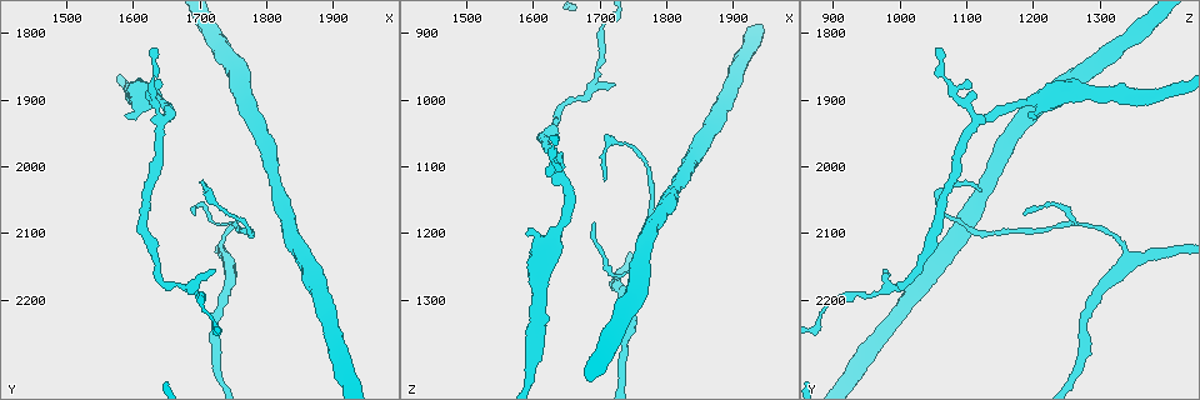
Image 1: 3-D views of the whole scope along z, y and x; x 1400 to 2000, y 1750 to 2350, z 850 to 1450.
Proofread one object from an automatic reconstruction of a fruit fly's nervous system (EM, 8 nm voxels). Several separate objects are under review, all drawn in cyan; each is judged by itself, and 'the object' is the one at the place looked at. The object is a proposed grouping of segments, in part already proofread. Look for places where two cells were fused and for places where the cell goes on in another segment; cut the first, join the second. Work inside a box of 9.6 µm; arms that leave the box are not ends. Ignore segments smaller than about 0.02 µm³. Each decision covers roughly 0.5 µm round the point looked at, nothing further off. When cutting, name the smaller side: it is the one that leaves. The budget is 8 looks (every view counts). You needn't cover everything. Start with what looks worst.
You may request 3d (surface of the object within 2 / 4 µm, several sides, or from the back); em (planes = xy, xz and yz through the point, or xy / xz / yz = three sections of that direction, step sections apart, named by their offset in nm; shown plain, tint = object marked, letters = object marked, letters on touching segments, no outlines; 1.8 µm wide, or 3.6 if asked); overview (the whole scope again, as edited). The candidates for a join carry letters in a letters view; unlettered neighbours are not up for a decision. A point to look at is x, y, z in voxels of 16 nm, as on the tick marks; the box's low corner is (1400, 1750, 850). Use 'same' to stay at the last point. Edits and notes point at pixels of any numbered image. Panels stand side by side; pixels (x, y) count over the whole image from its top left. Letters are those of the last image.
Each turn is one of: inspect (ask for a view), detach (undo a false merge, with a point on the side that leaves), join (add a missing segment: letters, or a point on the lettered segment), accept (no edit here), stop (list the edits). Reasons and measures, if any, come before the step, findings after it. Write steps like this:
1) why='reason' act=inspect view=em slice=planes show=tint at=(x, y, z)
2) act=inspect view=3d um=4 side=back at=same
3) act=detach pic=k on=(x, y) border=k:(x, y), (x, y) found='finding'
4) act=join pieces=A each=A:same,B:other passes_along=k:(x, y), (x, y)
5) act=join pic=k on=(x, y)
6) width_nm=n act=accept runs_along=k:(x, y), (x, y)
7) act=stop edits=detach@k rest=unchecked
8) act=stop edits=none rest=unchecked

why='thin end' act=inspect view=3d um=2 at=(1640, 1865, 1100)

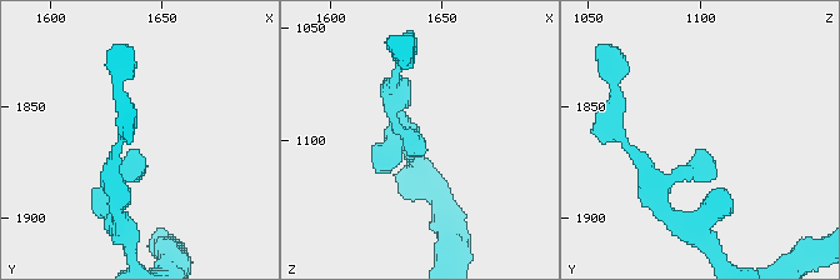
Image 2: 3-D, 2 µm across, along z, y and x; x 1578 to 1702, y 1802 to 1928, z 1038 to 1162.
act=inspect view=em slice=xy step=16 show=letters at=(1639, 1868, 1101)

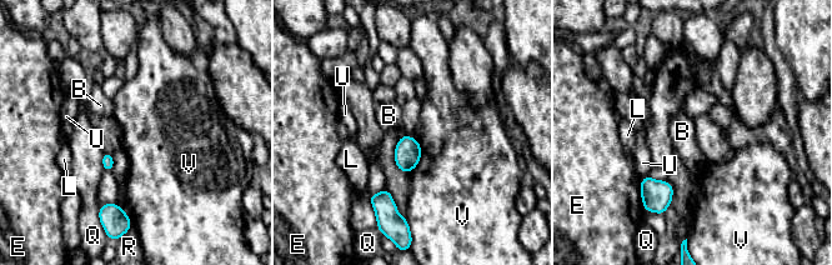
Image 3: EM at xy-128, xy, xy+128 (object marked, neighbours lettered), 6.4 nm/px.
why='cut it another way' act=inspect view=em slice=planes show=letters at=same

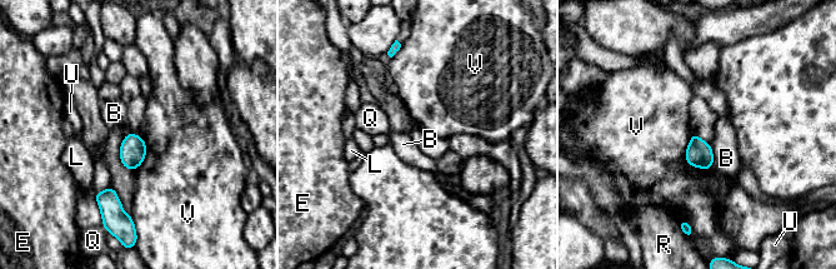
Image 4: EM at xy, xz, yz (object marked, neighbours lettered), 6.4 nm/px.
act=accept each=B:other,E:other,L:other,Q:other,R:other,U:other,V:other border=4:(694, 133), (685, 160), (705, 170) found='none of them fits'

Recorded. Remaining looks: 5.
why='free end' act=inspect view=em slice=planes show=letters at=(1720, 2150, 980)

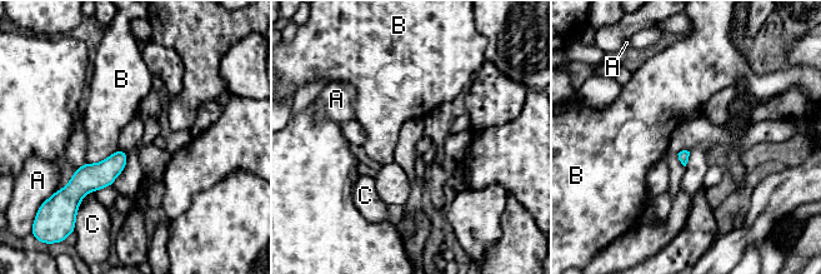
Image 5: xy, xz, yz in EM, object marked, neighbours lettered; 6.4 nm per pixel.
act=accept each=A:other,B:other,C:other border=5:(118, 149), (100, 162), (86, 163) found='none of them fits'

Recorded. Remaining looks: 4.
why='stops while still wide' act=inspect view=3d um=2 at=(1590, 1925, 1205)

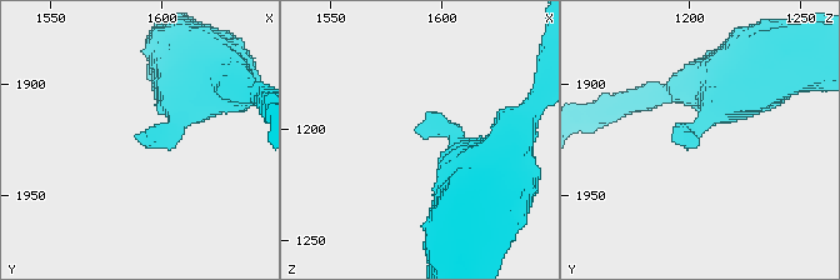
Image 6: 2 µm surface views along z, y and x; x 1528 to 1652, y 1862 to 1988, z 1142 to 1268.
act=inspect view=em slice=planes show=letters at=(1590, 1923, 1202)

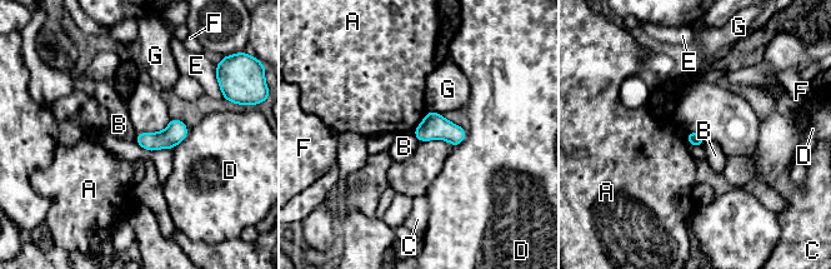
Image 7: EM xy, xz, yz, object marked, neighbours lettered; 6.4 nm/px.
act=accept each=A:other,B:other,C:other,D:other,E:other,F:other,G:other border=7:(413, 133), (419, 140) found='none of them fits'

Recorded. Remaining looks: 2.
act=stop edits=none rest=unchecked

